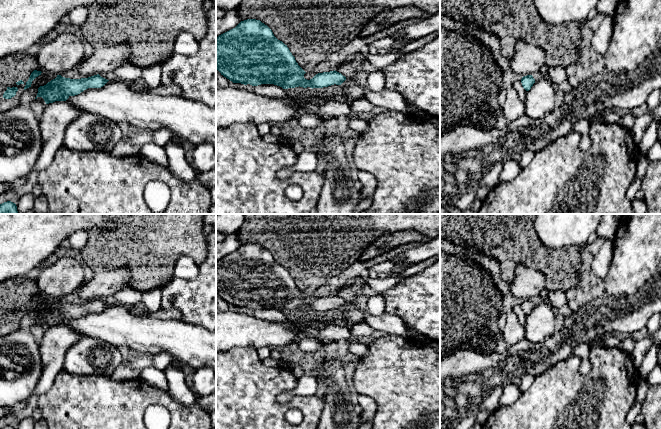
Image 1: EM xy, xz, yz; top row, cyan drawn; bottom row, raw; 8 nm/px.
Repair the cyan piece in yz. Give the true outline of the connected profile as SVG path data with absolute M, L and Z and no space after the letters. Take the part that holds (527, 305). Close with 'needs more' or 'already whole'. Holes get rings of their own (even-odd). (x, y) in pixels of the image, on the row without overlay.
M527 299L527 300L522 301L521 307L522 307L523 312L526 315L529 315L531 311L533 310L533 308L535 307L535 303L533 302L532 299Z; already whole

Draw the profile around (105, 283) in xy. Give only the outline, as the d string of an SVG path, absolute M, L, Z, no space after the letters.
M118 267L89 273L78 290L83 302L113 296L117 291L129 287L129 269Z

